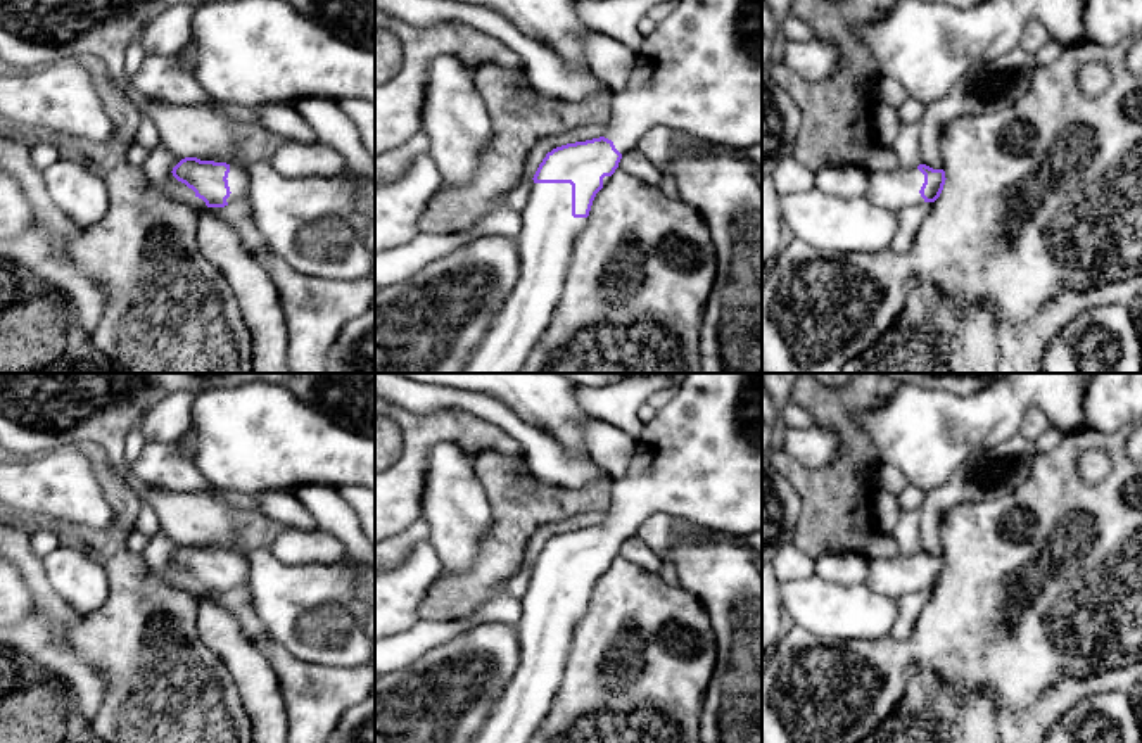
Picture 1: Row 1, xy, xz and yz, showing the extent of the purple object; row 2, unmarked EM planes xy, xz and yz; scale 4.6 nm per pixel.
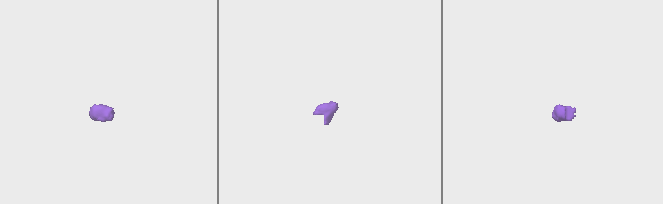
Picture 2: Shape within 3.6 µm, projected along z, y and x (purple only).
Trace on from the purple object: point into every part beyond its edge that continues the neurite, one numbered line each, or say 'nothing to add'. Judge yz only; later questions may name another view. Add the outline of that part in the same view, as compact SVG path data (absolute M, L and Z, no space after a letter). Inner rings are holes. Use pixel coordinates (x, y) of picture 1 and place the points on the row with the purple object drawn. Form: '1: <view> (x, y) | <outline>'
1: yz (894, 190) | M895 168L893 171L869 175L866 197L869 202L888 211L900 211L924 204L919 190L924 183L924 175L916 168Z

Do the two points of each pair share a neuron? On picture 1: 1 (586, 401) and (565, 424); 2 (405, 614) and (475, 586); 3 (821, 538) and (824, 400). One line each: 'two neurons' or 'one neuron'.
1: two neurons
2: two neurons
3: one neuron

